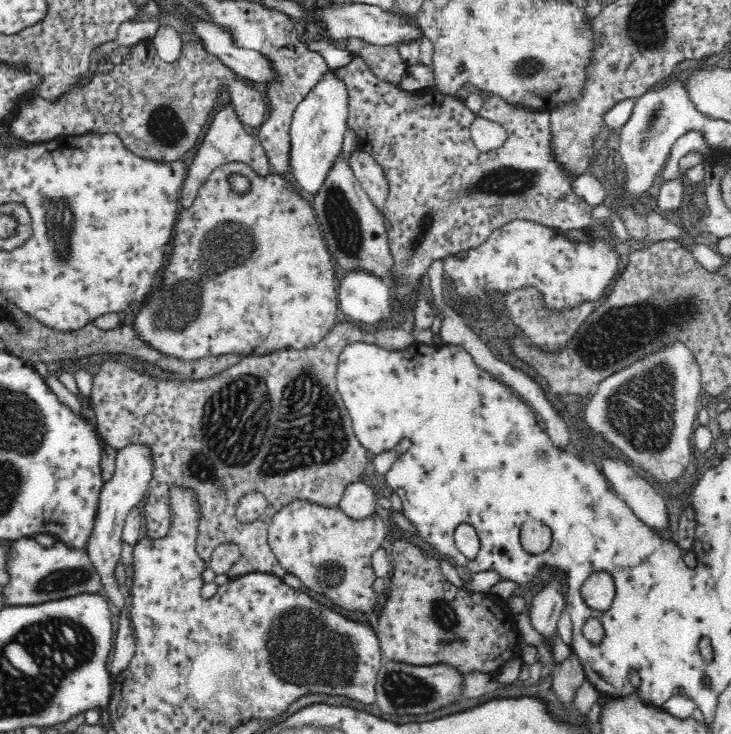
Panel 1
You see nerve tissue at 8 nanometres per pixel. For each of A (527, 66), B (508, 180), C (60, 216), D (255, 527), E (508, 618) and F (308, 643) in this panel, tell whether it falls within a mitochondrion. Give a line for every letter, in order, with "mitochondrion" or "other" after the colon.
A: mitochondrion
B: mitochondrion
C: mitochondrion
D: other
E: other
F: mitochondrion

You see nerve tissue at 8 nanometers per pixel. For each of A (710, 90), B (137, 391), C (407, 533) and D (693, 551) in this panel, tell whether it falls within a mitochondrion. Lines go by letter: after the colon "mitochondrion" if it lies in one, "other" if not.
A: other
B: other
C: other
D: other

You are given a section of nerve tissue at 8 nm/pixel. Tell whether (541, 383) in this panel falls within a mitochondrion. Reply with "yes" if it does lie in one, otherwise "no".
no

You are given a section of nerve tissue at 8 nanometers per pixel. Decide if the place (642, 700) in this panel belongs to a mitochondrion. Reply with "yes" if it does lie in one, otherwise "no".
no

